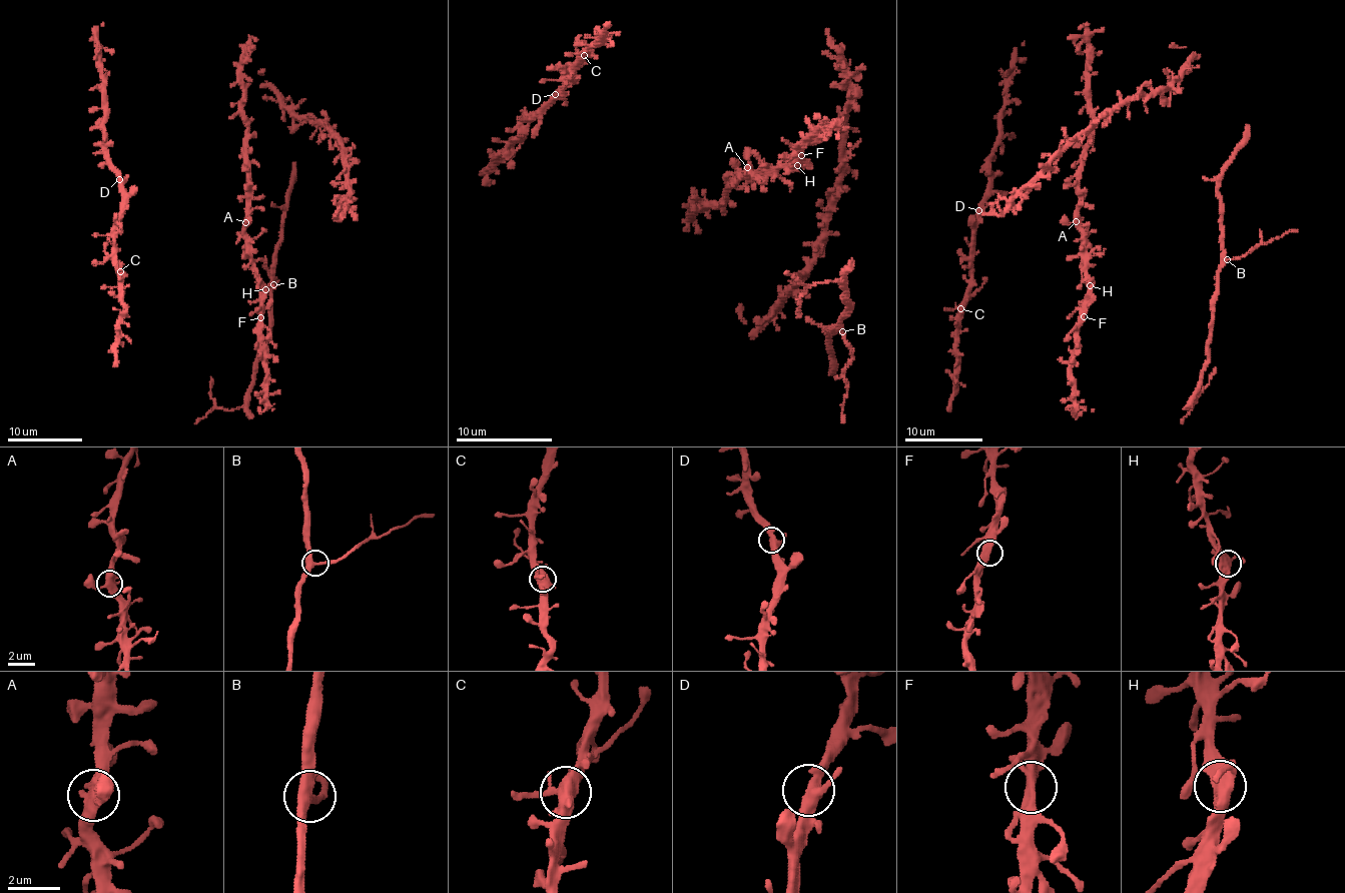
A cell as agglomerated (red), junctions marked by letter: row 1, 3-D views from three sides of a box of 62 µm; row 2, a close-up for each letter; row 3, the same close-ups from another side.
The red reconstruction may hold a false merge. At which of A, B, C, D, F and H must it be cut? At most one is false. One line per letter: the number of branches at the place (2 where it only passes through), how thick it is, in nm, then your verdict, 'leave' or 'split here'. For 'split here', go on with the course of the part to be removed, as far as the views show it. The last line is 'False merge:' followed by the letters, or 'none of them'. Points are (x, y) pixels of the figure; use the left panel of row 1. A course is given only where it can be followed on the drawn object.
A: 3 | 440 nm | leave
B: 3 | 360 nm | leave
C: 3 | 480 nm | leave
D: 3 | 400 nm | leave
F: 3 | 400 nm | leave
H: 3 | 480 nm | leave
False merge: none of them

